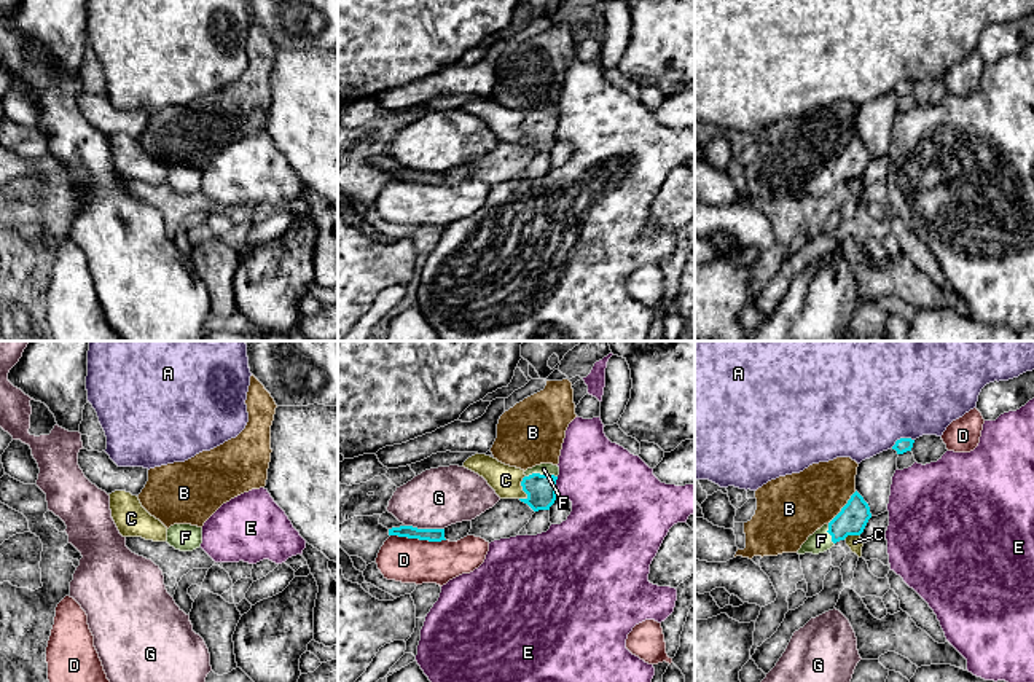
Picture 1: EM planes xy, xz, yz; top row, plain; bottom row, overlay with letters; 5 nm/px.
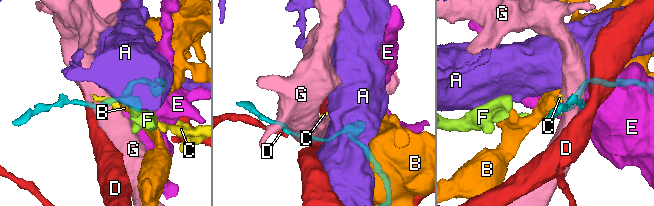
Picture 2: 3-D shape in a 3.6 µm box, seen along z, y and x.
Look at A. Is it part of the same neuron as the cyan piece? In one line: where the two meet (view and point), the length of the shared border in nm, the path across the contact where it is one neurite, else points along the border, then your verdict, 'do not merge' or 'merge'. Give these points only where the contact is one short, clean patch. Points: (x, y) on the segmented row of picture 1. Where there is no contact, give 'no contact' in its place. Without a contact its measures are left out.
contact yz (902, 438); length 130 nm; do not merge

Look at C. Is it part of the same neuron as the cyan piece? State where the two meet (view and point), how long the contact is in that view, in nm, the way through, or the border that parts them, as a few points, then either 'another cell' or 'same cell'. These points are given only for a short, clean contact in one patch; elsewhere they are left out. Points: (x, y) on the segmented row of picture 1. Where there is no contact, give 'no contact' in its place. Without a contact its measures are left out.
meets cyan in xz at (523, 489); contact 130 nm long; border along xz (524, 475), (521, 489), (526, 496), (520, 499); another cell

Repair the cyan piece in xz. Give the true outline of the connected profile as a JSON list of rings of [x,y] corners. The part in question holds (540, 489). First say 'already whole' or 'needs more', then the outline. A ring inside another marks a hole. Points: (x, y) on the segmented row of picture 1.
needs more; [[[540,464],[524,472],[521,481],[526,499],[519,499],[527,504],[534,512],[550,510],[556,500],[556,480],[559,467],[553,464]]]

